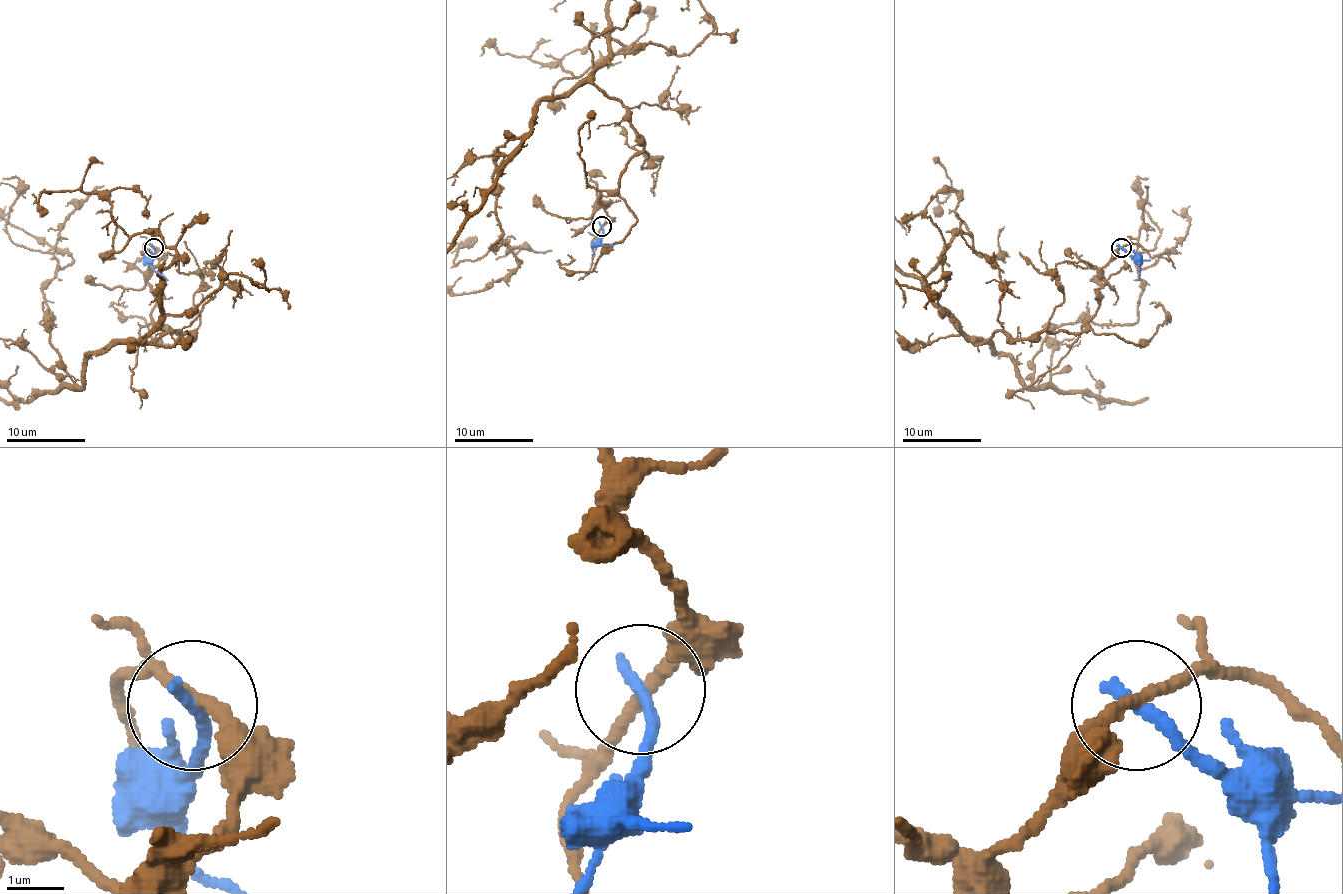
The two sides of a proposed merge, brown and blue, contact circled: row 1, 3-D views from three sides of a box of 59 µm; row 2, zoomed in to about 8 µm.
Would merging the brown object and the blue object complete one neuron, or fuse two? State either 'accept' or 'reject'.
reject

